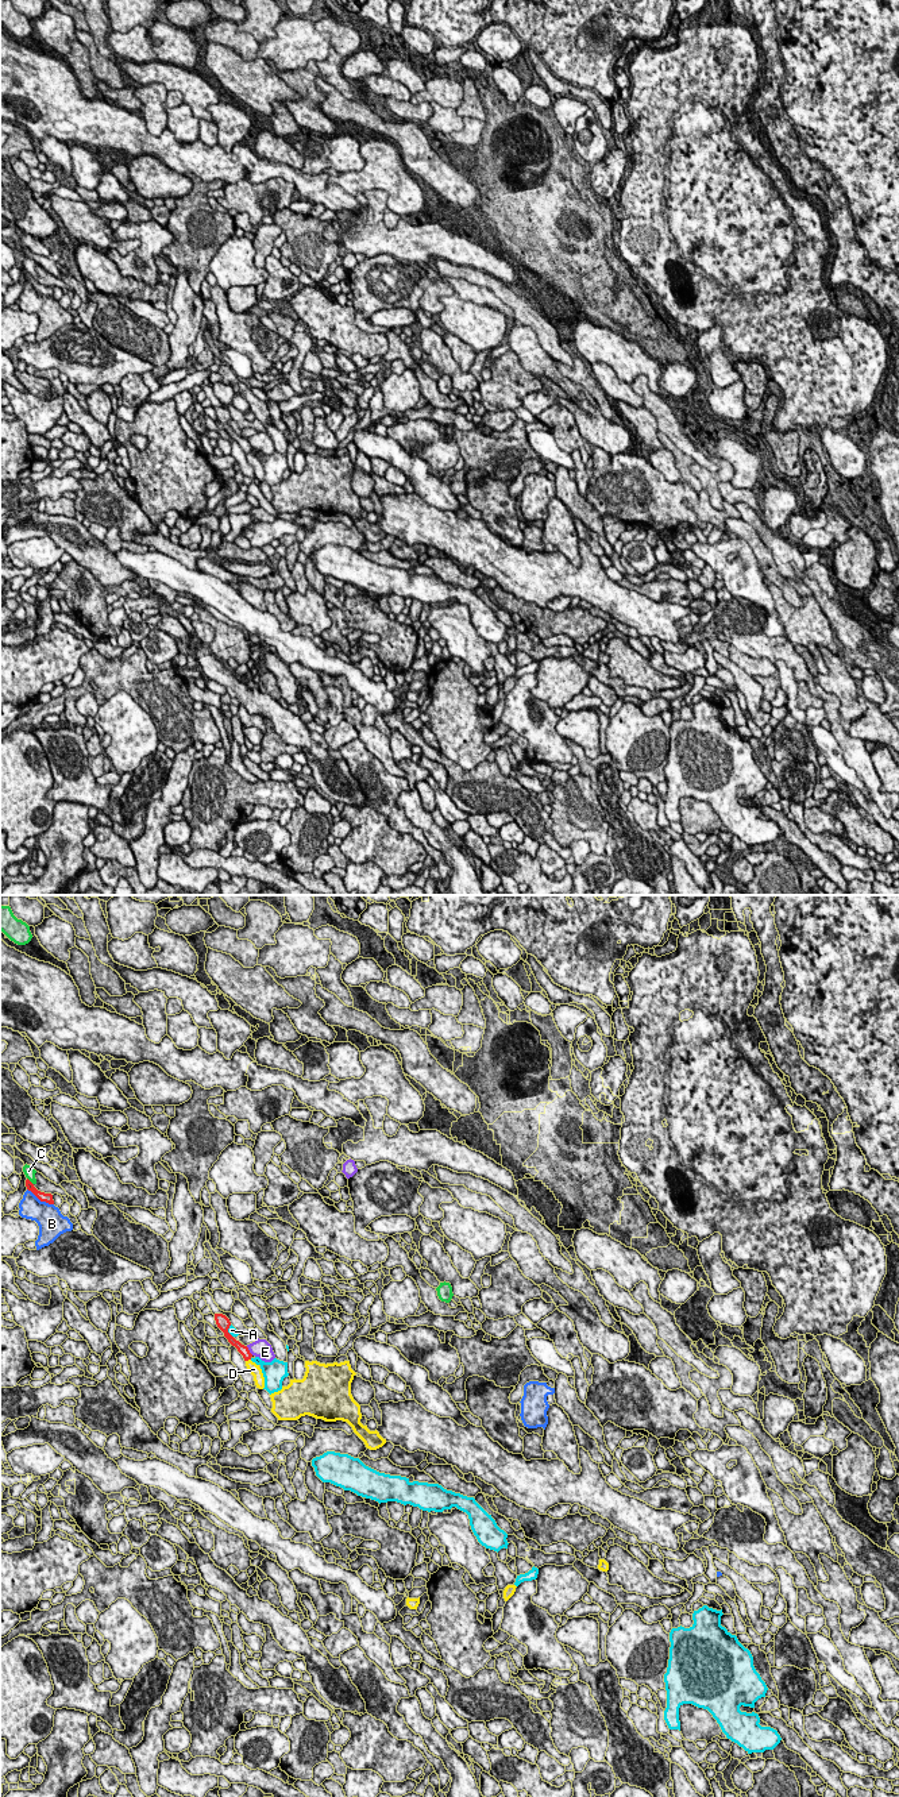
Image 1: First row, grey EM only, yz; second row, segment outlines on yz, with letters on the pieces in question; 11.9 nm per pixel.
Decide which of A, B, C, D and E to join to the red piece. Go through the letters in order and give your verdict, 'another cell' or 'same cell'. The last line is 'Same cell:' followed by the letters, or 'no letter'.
A: another cell
B: another cell
C: another cell
D: another cell
E: another cell
Same cell: no letter

